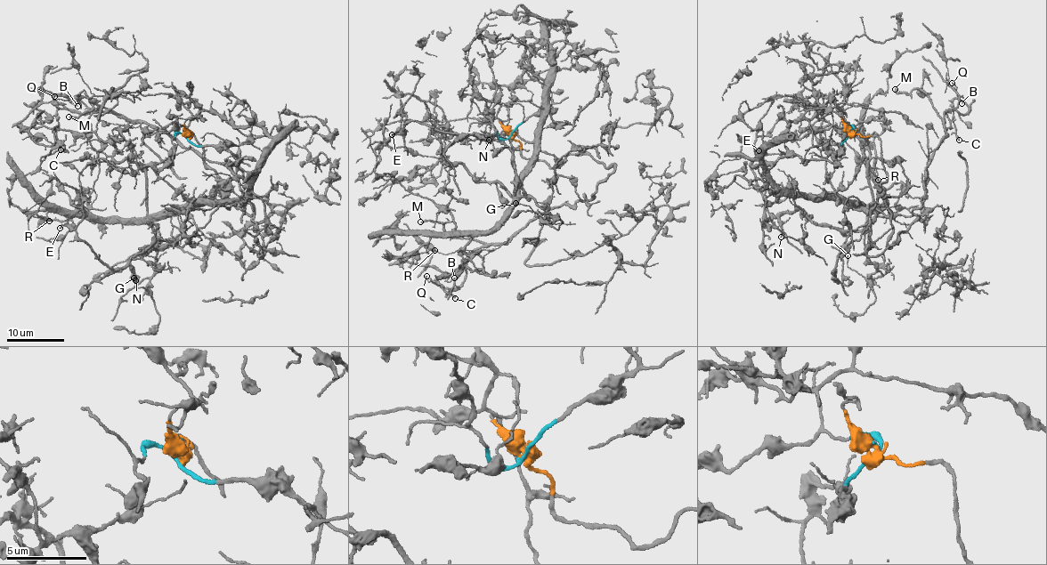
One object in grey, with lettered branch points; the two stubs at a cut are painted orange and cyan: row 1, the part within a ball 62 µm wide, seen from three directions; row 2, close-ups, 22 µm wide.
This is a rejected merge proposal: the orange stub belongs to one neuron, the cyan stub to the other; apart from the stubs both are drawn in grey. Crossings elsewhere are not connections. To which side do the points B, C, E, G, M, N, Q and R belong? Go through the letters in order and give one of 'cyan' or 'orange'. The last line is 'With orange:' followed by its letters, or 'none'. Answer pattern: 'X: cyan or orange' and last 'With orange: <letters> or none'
B: orange
C: orange
E: cyan
G: cyan
M: orange
N: cyan
Q: orange
R: cyan
With orange: B, C, M, Q

